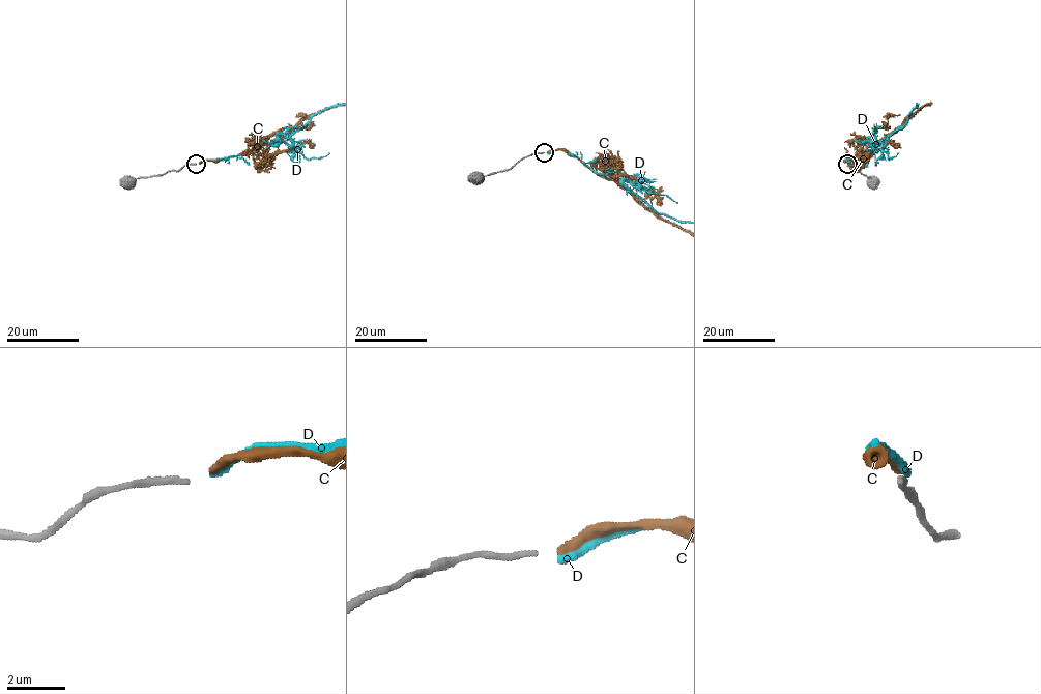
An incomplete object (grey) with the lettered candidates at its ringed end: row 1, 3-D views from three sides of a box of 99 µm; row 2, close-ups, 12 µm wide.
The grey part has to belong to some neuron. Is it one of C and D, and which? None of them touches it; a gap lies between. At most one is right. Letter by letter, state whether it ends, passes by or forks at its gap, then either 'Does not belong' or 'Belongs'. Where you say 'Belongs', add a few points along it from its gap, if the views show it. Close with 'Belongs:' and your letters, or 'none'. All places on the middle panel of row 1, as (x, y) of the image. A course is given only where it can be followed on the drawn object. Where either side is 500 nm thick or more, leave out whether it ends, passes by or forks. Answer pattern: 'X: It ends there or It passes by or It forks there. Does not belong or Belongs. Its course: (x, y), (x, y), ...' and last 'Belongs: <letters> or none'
C: It ends there. Does not belong
D: It ends there. Belongs
Belongs: D

